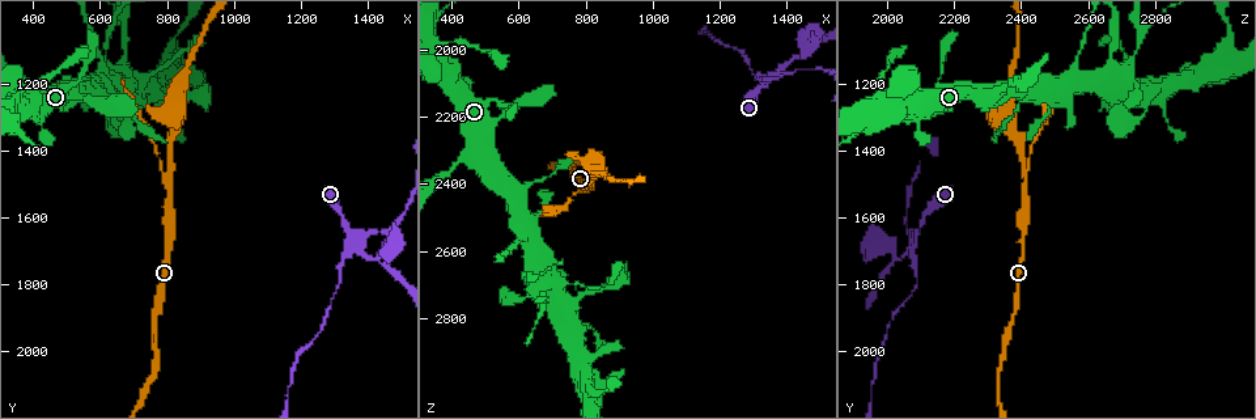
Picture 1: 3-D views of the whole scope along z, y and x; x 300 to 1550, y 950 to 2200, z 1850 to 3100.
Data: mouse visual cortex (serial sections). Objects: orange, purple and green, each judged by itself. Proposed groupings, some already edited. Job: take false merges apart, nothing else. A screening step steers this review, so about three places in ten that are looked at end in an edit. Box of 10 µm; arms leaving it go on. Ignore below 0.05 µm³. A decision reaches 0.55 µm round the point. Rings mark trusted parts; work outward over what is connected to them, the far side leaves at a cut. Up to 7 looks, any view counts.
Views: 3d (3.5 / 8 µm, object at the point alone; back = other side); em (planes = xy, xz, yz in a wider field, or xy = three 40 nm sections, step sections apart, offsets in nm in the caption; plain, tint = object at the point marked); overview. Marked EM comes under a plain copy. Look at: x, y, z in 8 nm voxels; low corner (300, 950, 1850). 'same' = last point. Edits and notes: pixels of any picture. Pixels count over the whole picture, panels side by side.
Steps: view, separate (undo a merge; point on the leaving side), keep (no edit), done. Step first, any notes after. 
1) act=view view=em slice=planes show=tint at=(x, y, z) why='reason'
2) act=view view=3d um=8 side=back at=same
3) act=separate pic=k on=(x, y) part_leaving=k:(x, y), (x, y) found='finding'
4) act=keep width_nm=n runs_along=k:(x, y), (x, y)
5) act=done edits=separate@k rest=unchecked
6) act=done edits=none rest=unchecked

act=view view=3d um=3.5 at=(1330, 1650, 2090) why='four-way junction'

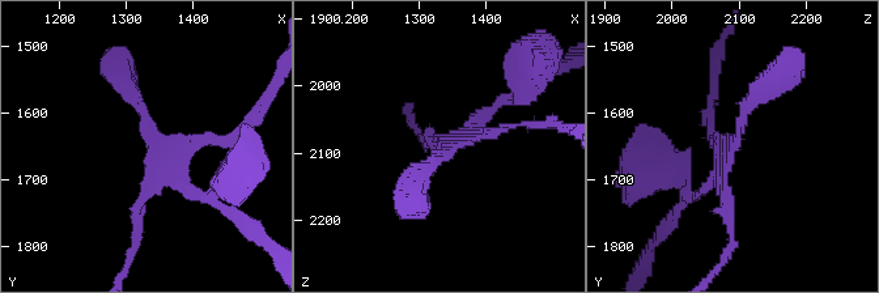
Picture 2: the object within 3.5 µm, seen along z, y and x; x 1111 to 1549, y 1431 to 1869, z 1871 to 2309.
act=view view=em slice=planes show=tint at=(1340, 1650, 2090) arms=4 arm_widths_nm=150,150,150,250 why='now the EM'

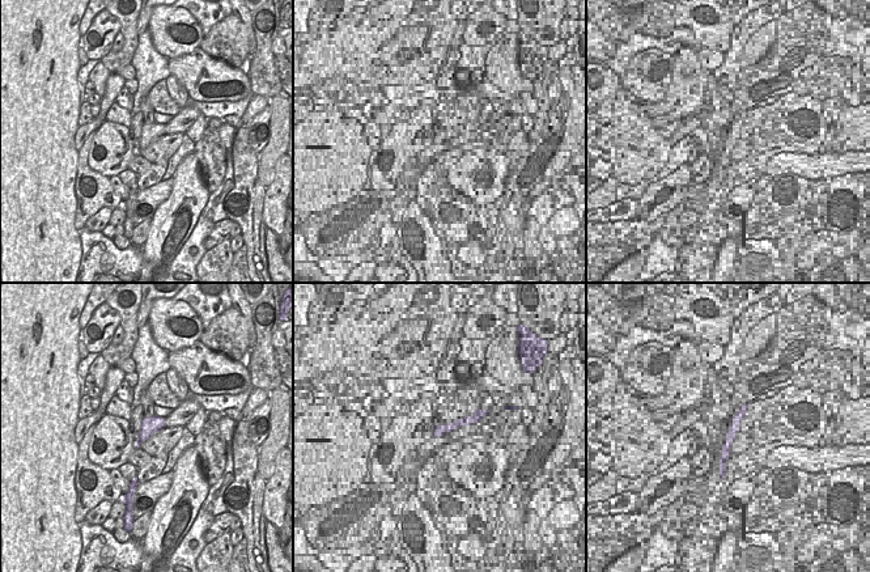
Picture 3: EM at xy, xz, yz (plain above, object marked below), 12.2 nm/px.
act=keep runs_along=2:(122, 77), (149, 141), (206, 198) found='continuous, no second cell'

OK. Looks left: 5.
act=view view=3d um=3.5 at=(380, 1210, 1980) why='sharp bend'

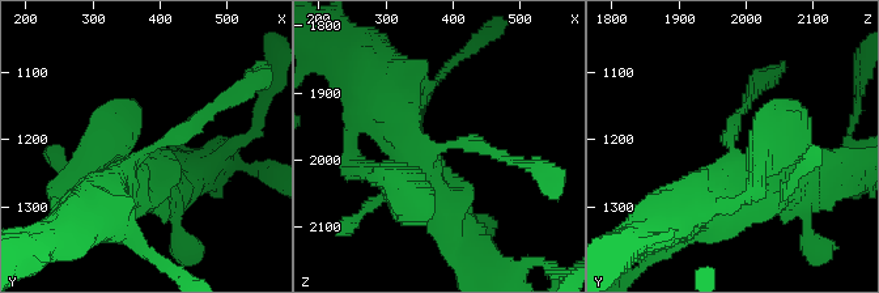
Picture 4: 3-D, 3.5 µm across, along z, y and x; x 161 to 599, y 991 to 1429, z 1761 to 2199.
act=view view=em slice=planes show=tint at=(385, 1215, 1980)

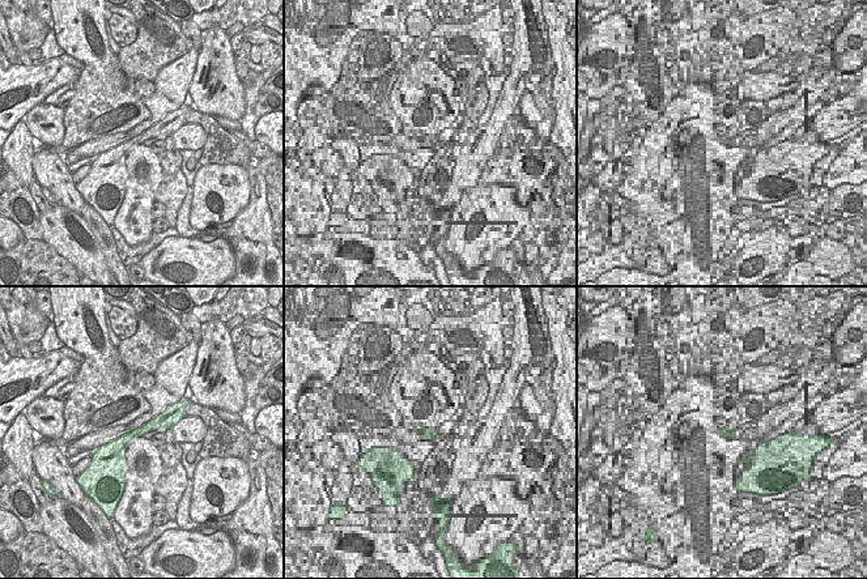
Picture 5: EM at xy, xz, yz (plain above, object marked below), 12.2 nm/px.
act=keep runs_along=5:(173, 412), (130, 435), (105, 458) found='all the same cell'

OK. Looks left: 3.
act=view view=3d um=3.5 at=(800, 1500, 2410) why='two arms at a narrow angle'

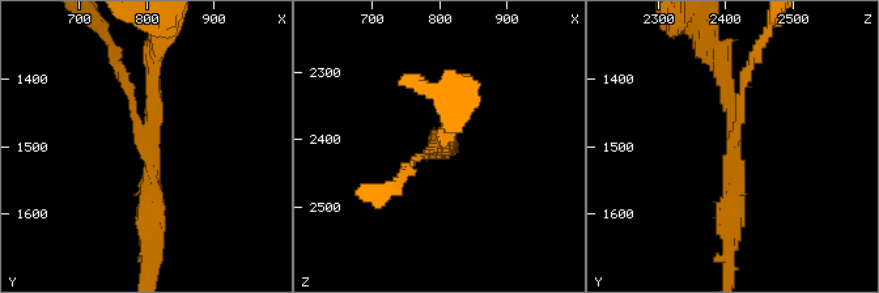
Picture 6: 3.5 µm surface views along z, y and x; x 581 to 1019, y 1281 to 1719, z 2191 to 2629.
act=view view=em slice=xy step=1 show=tint at=(810, 1500, 2415) arms=3 arm_widths_nm=100,200,300

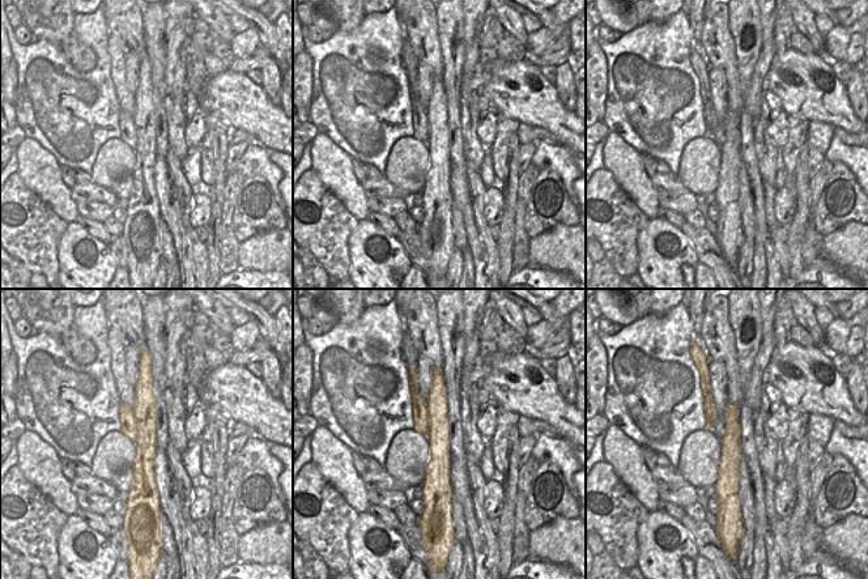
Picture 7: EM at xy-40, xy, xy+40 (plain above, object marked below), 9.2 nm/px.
act=separate pic=6 on=(746, 76) border=7:(132, 409), (136, 417), (135, 442) found='a second cell is stuck on'

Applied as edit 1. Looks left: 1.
act=done edits=separate@6 rest=unchecked

